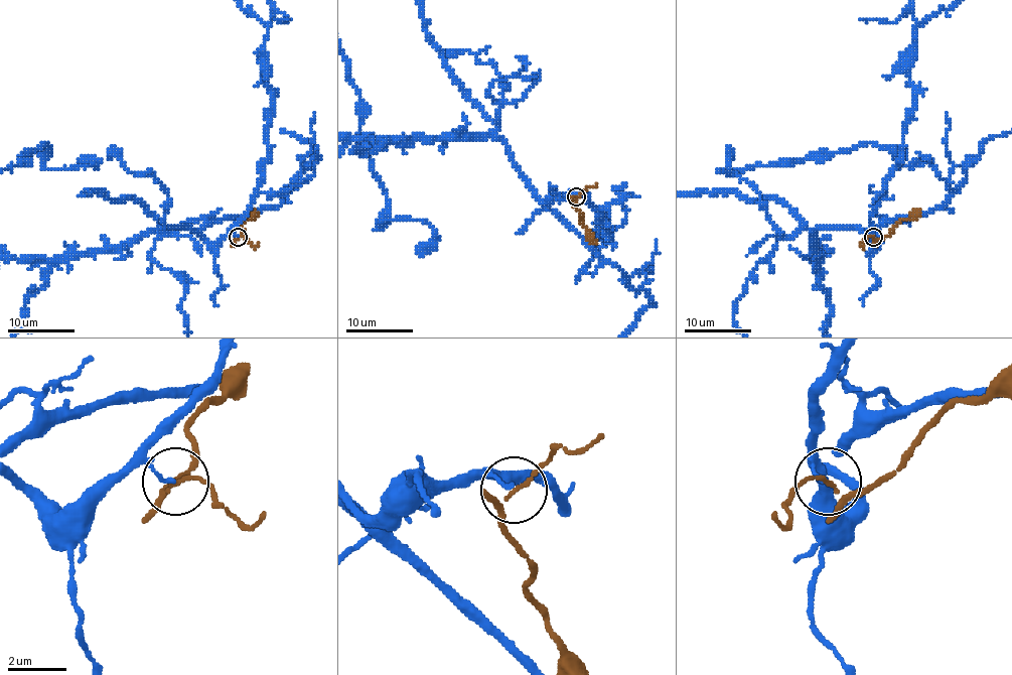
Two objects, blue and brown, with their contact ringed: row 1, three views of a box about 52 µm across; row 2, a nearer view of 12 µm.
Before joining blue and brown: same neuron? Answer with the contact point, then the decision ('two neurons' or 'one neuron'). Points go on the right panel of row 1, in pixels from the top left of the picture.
place (873, 237); two neurons

